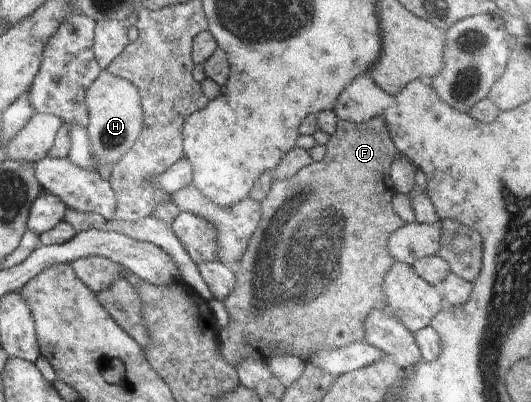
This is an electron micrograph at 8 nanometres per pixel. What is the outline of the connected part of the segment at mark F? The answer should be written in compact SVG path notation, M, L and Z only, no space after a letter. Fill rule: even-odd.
M382 117L370 119L365 123L339 120L336 132L330 135L330 139L326 144L326 150L324 159L319 162L312 161L308 166L301 168L292 178L272 179L270 181L271 187L266 198L259 202L261 204L261 217L254 234L249 238L246 252L241 258L241 270L235 276L235 288L223 300L229 317L234 322L248 324L248 326L256 328L256 330L250 330L250 334L258 334L262 339L280 341L284 345L288 344L293 349L293 354L302 360L306 360L306 357L321 347L345 347L352 343L362 342L365 335L363 328L366 315L374 309L391 311L381 289L386 271L389 271L396 261L387 246L392 233L406 224L404 220L397 216L391 205L391 200L397 190L391 183L389 168L392 161L400 153L390 138L388 127Z

